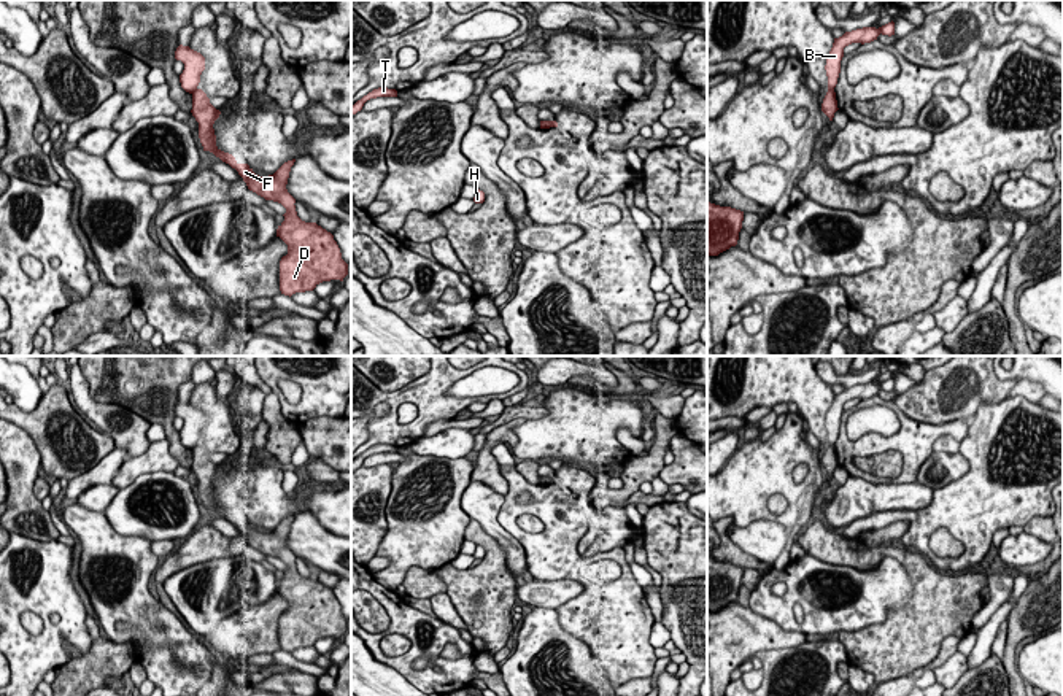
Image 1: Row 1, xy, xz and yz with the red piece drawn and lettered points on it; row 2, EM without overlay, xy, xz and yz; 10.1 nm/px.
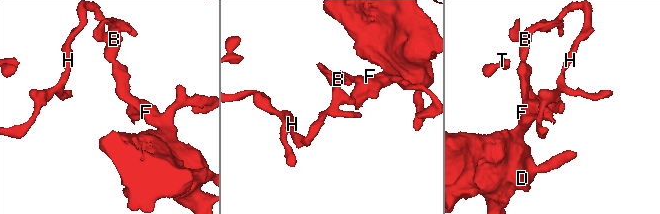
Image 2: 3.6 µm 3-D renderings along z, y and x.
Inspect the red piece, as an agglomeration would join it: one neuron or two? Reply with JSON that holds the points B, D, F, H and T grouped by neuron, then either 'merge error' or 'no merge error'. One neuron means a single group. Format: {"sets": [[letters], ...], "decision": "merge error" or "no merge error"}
{"sets": [["B", "H", "T"], ["D", "F"]], "decision": "merge error"}

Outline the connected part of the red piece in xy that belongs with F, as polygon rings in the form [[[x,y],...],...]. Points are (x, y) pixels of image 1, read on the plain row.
[[[202,445],[192,448],[192,472],[199,478],[199,494],[203,507],[213,508],[238,528],[248,545],[286,564],[284,577],[276,585],[288,601],[288,610],[280,617],[280,647],[284,652],[313,647],[319,639],[340,636],[348,631],[348,620],[342,615],[334,591],[316,578],[305,578],[297,572],[296,555],[286,540],[296,515],[284,518],[273,531],[259,532],[248,520],[238,520],[229,508],[216,502],[213,480],[221,467],[216,466]]]

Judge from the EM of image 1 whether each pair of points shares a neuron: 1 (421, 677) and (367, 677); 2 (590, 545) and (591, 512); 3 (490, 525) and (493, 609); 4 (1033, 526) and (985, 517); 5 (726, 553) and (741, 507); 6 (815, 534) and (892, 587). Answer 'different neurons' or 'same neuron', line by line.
1: different neurons
2: same neuron
3: different neurons
4: different neurons
5: different neurons
6: different neurons

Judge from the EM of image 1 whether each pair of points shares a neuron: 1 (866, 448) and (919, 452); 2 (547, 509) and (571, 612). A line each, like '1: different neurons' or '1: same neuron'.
1: same neuron
2: same neuron

